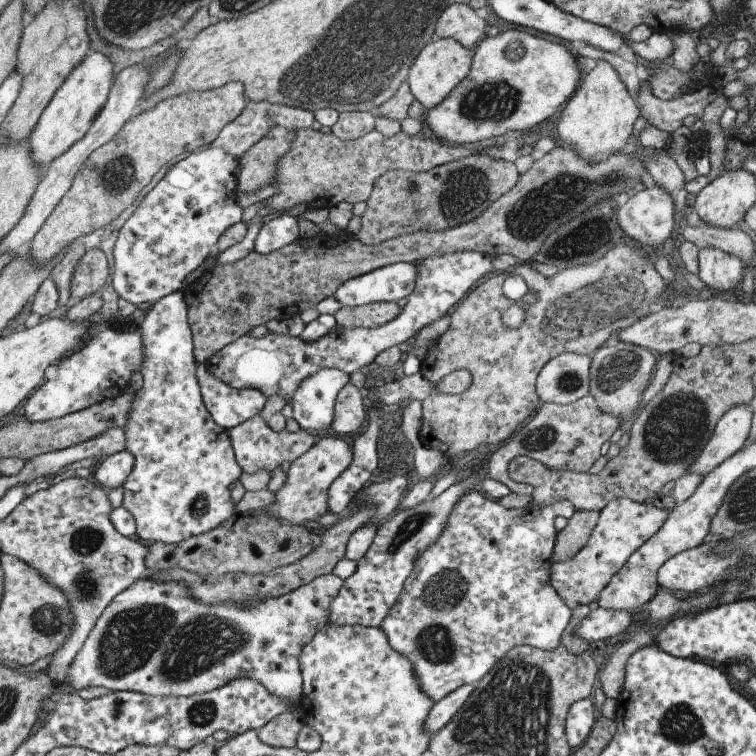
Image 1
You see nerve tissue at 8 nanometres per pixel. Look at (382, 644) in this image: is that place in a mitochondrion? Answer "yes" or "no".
no

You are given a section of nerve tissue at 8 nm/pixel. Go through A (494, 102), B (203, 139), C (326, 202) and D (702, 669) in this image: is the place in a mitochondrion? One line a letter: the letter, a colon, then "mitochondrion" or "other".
A: mitochondrion
B: other
C: other
D: other

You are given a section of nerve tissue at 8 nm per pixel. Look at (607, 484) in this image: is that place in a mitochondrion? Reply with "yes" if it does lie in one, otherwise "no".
no

